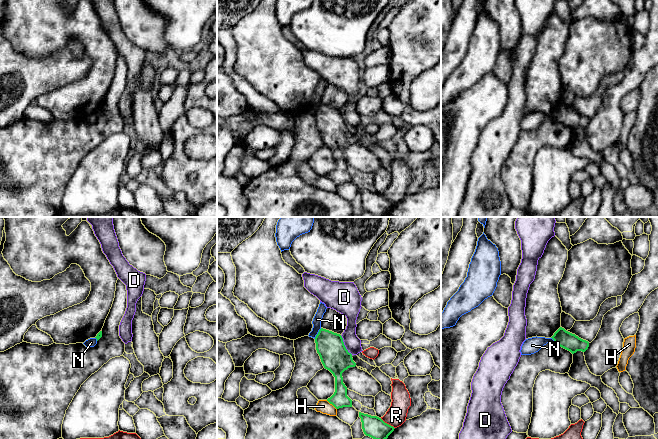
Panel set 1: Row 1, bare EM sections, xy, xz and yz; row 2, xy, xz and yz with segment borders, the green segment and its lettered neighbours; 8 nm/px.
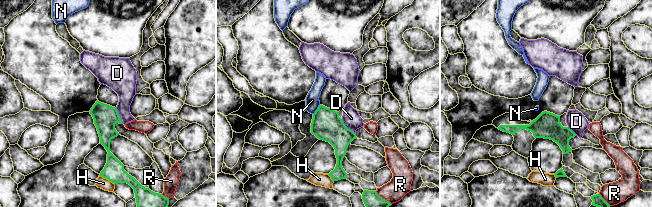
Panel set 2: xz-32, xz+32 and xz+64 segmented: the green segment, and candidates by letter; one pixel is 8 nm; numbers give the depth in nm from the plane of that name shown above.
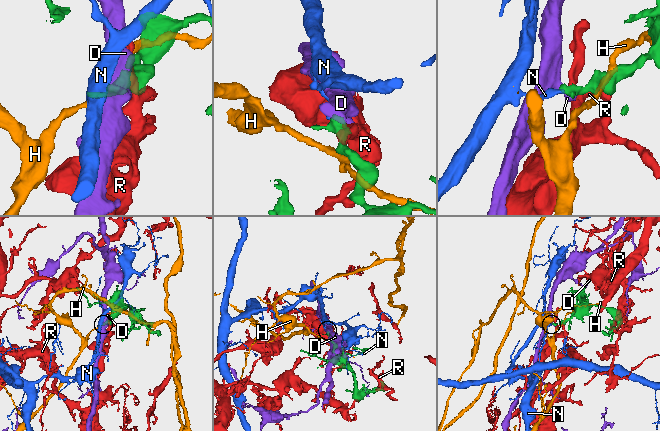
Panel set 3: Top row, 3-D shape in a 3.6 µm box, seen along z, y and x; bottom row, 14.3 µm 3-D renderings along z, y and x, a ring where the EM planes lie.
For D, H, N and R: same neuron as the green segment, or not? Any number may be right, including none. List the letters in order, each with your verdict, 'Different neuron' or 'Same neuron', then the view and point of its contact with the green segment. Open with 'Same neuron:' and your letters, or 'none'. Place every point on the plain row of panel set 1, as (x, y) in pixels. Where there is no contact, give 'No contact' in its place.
Same neuron: none
D: Different neuron. Touches green at xz (344, 121)
H: Different neuron. Touches green at xz (331, 179)
N: Different neuron. Touches green at xz (318, 109)
R: Different neuron. Touches green at xz (386, 199)

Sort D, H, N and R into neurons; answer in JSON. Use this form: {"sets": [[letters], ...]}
{"sets": [["D"], ["H"], ["N"], ["R"]]}

